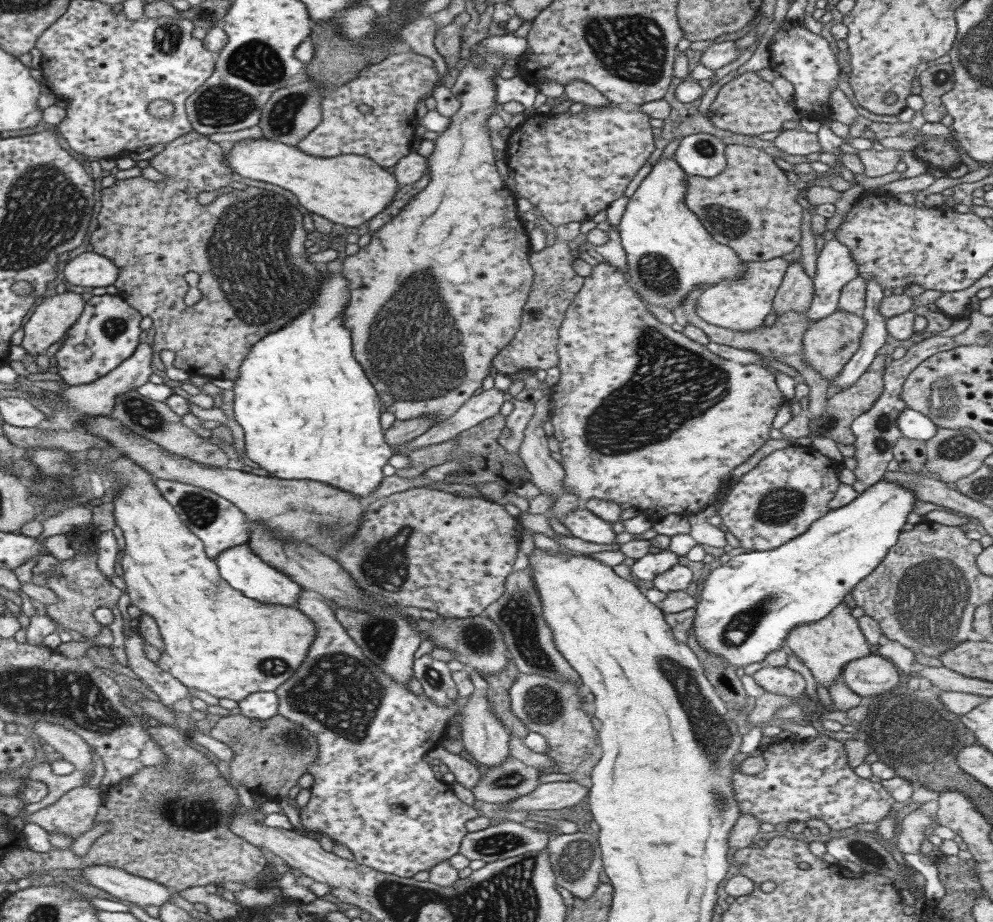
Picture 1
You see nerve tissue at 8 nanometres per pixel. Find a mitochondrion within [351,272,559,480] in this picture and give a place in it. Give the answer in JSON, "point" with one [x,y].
{"point":[536,313]}

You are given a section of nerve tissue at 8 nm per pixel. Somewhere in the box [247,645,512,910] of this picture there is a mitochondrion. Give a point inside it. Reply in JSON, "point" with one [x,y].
{"point":[339,692]}

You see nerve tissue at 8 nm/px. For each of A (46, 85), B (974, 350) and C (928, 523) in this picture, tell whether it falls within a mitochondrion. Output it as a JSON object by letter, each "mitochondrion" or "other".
{"A":"other","B":"other","C":"other"}

